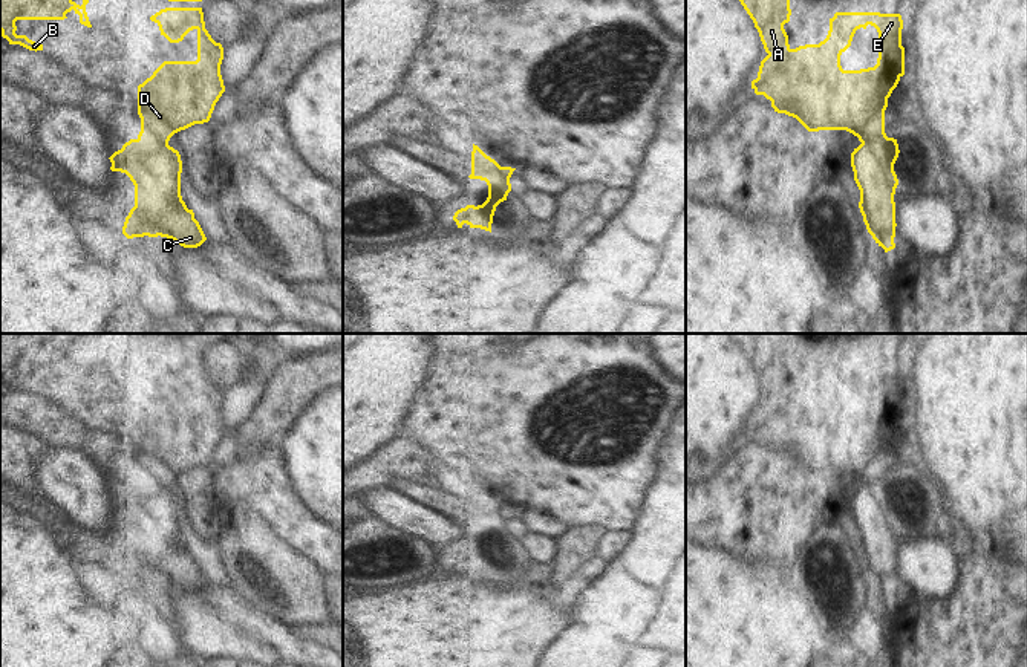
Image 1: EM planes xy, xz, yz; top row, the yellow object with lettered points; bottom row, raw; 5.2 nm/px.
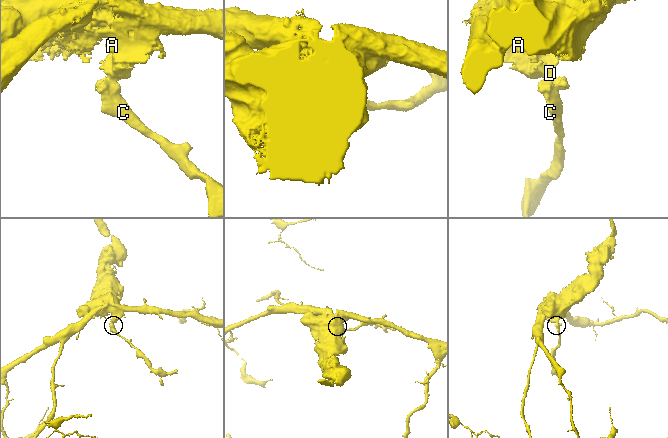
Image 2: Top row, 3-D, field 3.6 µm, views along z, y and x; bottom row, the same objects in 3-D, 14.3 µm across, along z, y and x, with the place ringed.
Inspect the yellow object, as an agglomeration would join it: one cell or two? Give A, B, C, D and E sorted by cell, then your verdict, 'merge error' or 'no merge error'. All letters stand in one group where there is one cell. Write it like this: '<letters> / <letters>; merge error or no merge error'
A B D E / C; merge error

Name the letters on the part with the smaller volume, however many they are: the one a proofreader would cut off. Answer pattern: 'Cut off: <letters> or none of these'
Cut off: C

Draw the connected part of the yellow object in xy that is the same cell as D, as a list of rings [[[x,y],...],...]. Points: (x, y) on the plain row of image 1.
[[[165,350],[150,363],[170,386],[179,386],[190,373],[197,373],[196,404],[164,404],[138,428],[141,474],[168,486],[174,476],[210,464],[225,434],[220,418],[223,390],[205,372],[202,350]]]

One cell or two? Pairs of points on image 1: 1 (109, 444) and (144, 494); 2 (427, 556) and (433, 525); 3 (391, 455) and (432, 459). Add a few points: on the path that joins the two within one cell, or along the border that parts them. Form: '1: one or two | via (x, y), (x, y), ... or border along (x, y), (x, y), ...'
1: one | via (117, 458), (121, 475), (130, 484)
2: two | border along (397, 530), (430, 542), (450, 562)
3: one | via (401, 456), (417, 456), (421, 459)

